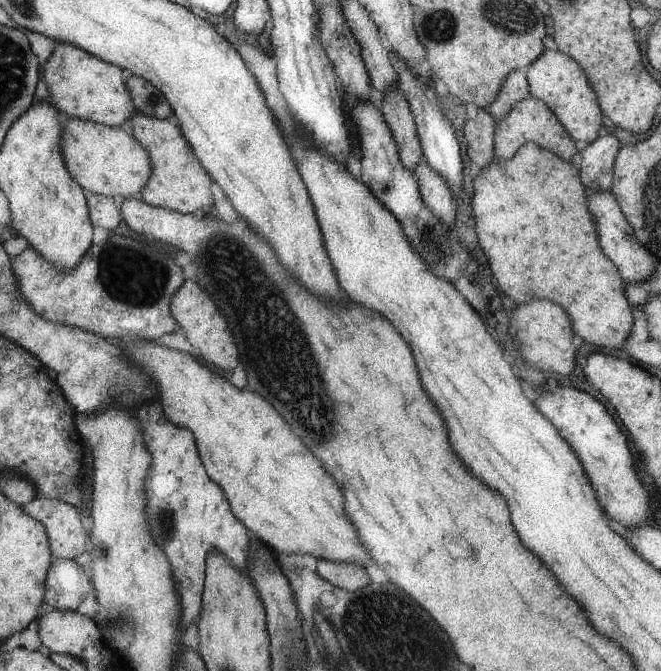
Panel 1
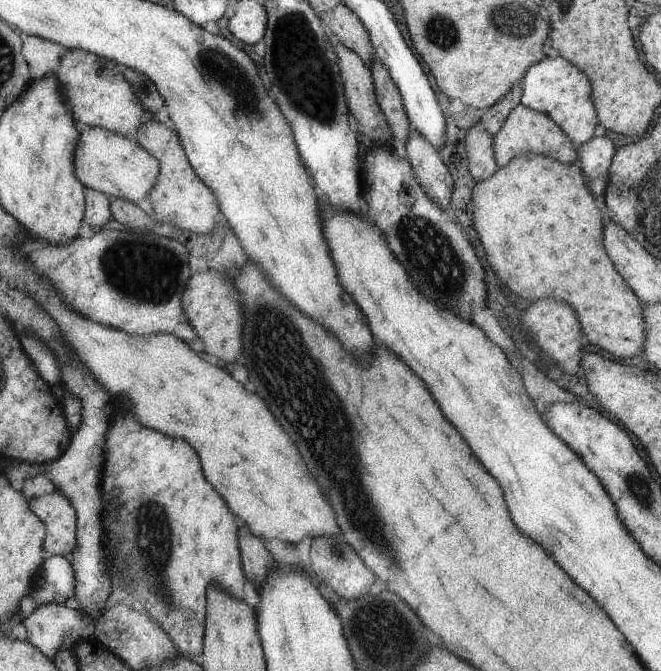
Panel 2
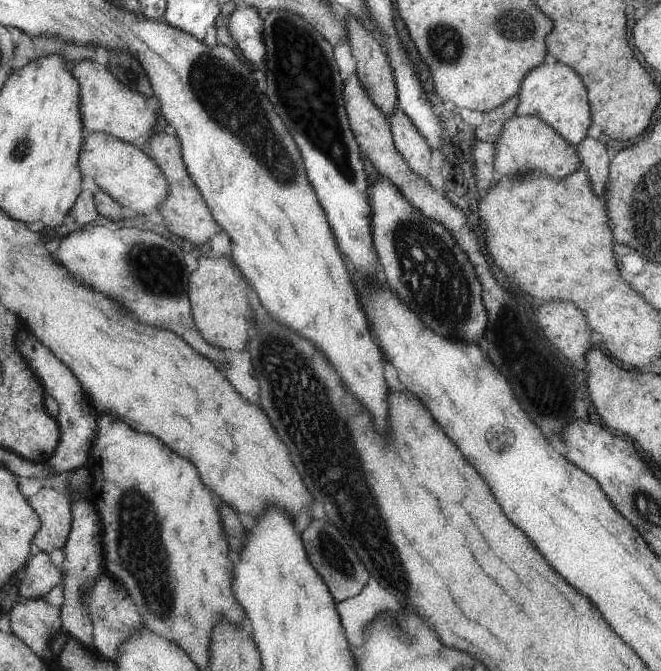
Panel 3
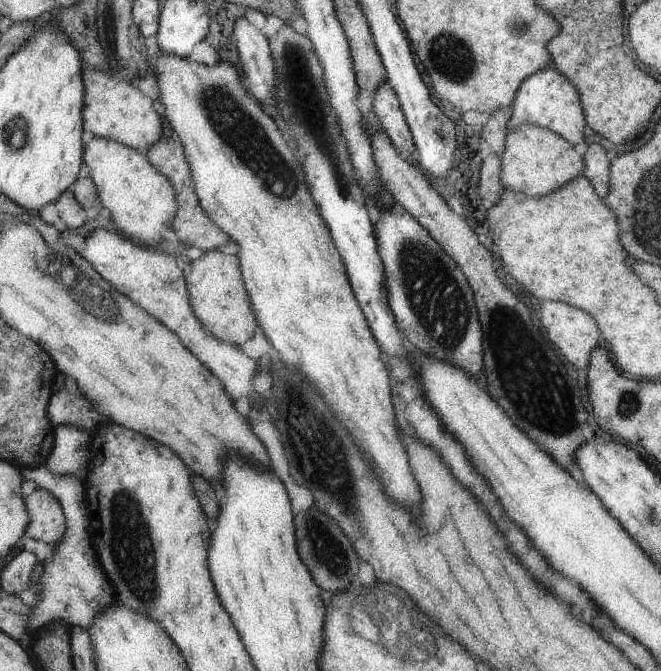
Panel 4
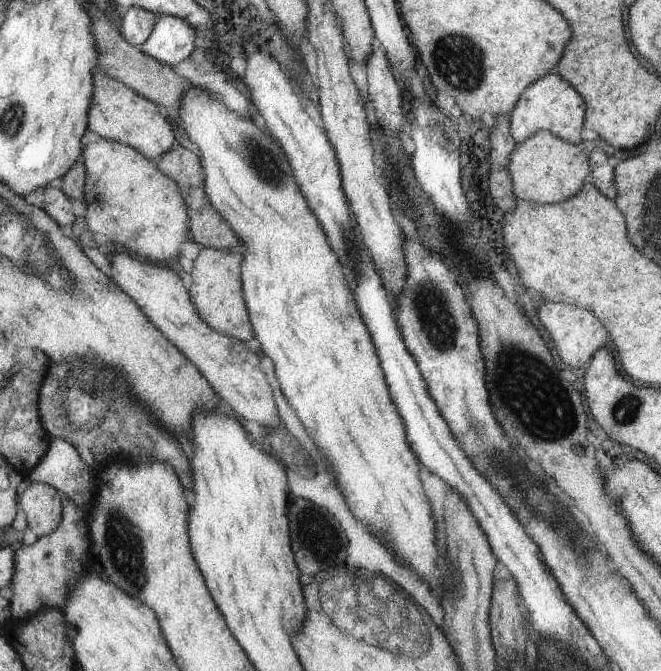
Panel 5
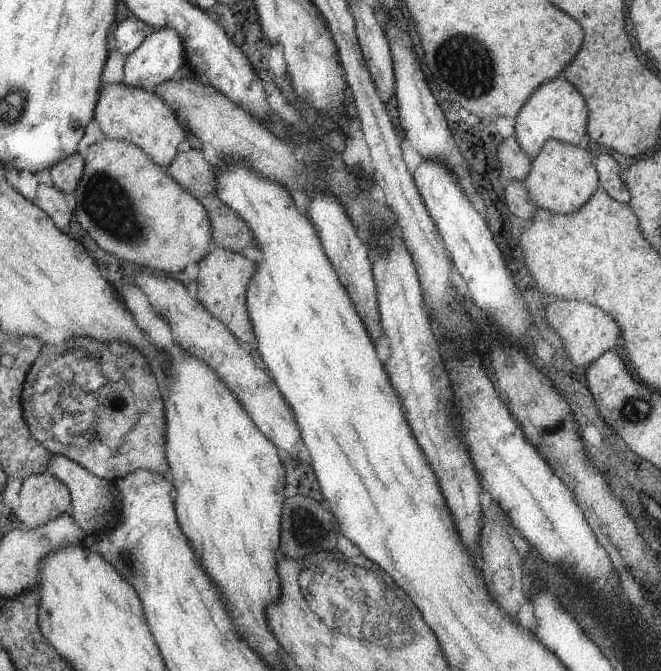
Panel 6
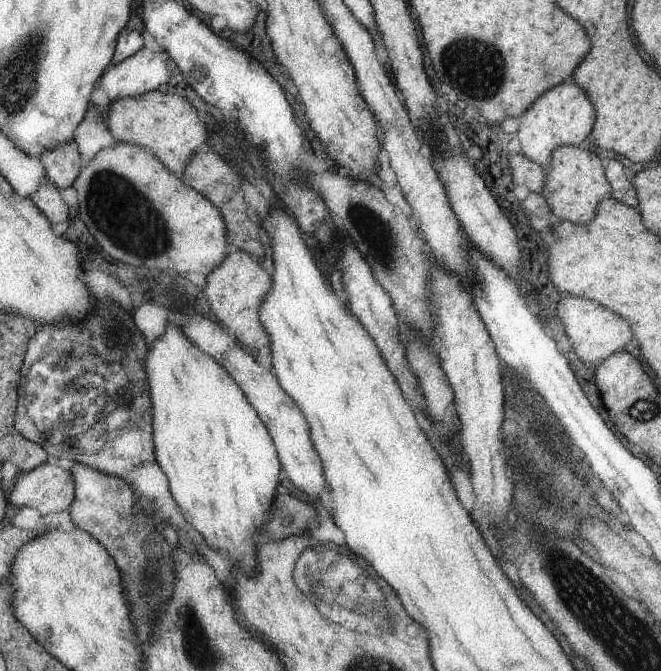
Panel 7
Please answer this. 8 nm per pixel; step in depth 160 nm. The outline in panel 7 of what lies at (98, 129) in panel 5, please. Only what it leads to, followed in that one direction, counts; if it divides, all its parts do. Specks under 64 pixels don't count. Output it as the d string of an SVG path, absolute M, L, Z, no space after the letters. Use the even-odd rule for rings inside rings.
M148 91L124 97L109 105L106 124L116 142L141 146L152 153L171 172L181 175L190 157L211 134L208 119L198 114L192 103L178 95Z

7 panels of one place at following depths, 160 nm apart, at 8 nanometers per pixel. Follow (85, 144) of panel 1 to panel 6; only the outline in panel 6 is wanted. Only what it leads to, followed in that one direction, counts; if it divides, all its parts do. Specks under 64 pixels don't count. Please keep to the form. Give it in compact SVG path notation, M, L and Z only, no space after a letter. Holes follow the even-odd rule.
M106 137L91 145L88 145L87 154L85 158L85 167L83 170L82 178L78 183L75 190L76 206L74 213L76 214L76 220L78 224L96 240L99 248L112 254L116 254L118 258L130 261L132 264L138 264L138 266L146 266L150 270L162 270L162 272L180 272L183 271L188 264L194 262L200 262L208 253L208 244L210 244L211 237L211 222L209 221L209 214L206 212L205 206L194 198L185 188L182 188L168 173L166 168L158 166L153 160L150 160L149 156L138 146L134 144L118 140L107 139Z

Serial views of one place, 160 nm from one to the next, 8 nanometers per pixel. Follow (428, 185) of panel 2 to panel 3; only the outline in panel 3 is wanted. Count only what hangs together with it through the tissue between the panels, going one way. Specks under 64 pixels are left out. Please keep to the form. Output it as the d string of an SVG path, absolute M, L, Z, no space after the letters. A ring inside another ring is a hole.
M397 106L388 120L391 122L391 133L396 150L418 176L427 180L432 168L432 158L436 160L428 141L400 107Z

